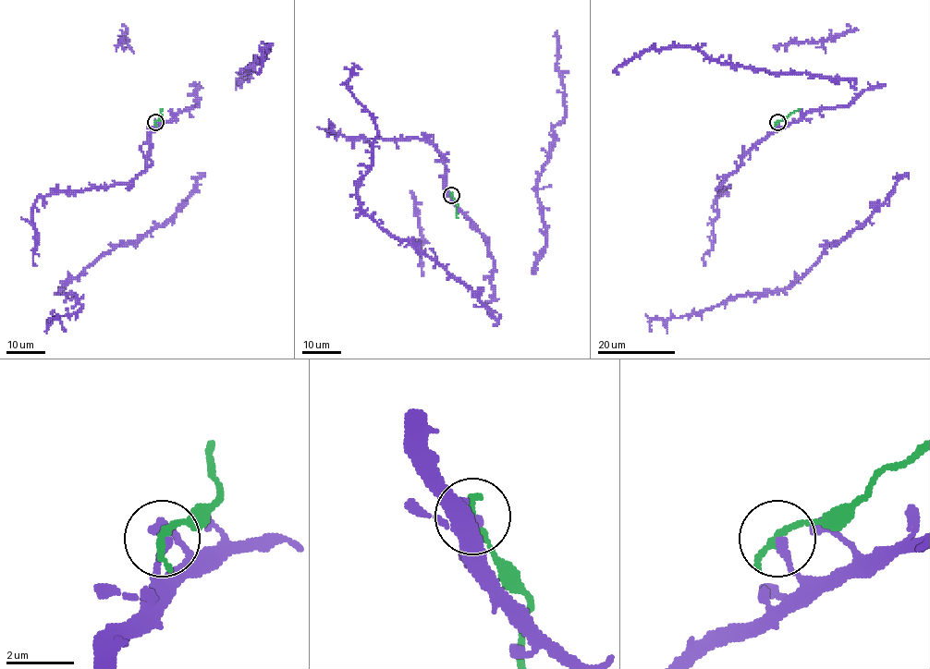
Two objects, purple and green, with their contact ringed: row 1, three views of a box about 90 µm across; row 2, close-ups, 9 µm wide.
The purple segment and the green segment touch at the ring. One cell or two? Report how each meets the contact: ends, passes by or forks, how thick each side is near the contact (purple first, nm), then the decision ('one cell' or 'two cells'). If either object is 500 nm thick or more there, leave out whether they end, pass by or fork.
purple ends there; green ends there; 240 nm thick on the purple side, 240 nm on the other; two cells

